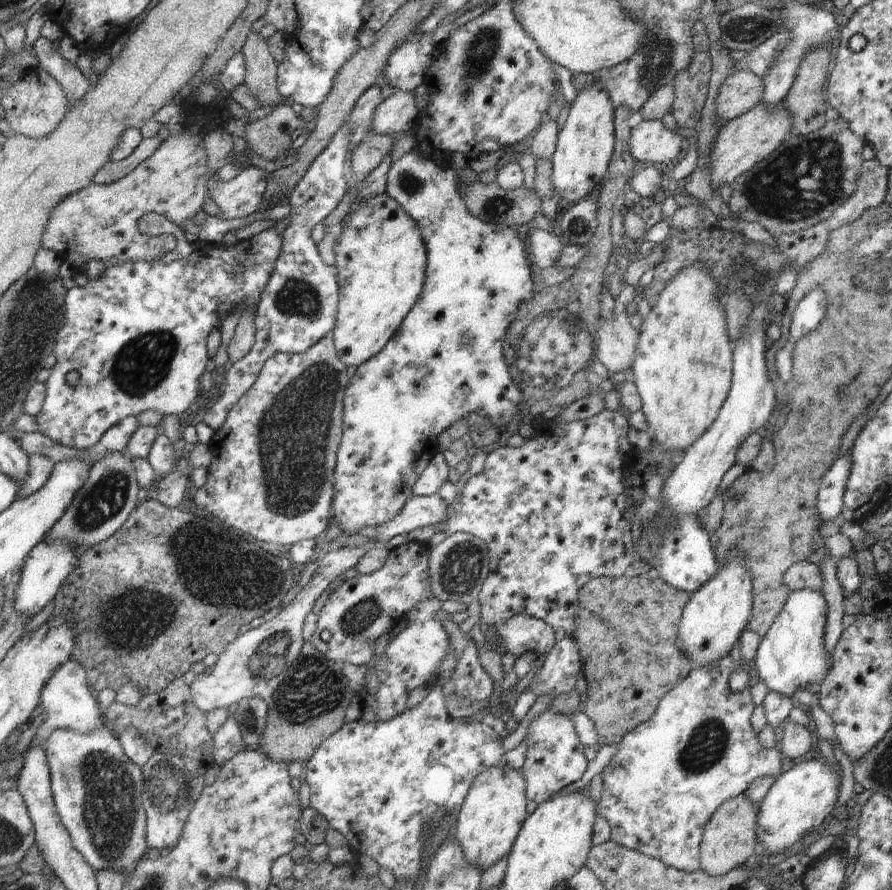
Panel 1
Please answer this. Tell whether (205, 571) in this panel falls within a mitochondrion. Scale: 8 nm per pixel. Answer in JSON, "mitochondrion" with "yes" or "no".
{"mitochondrion":"yes"}

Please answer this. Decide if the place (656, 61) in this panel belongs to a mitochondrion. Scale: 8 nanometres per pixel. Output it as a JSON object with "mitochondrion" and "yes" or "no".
{"mitochondrion":"yes"}

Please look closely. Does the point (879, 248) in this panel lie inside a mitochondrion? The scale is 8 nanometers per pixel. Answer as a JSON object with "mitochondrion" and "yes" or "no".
{"mitochondrion":"yes"}

